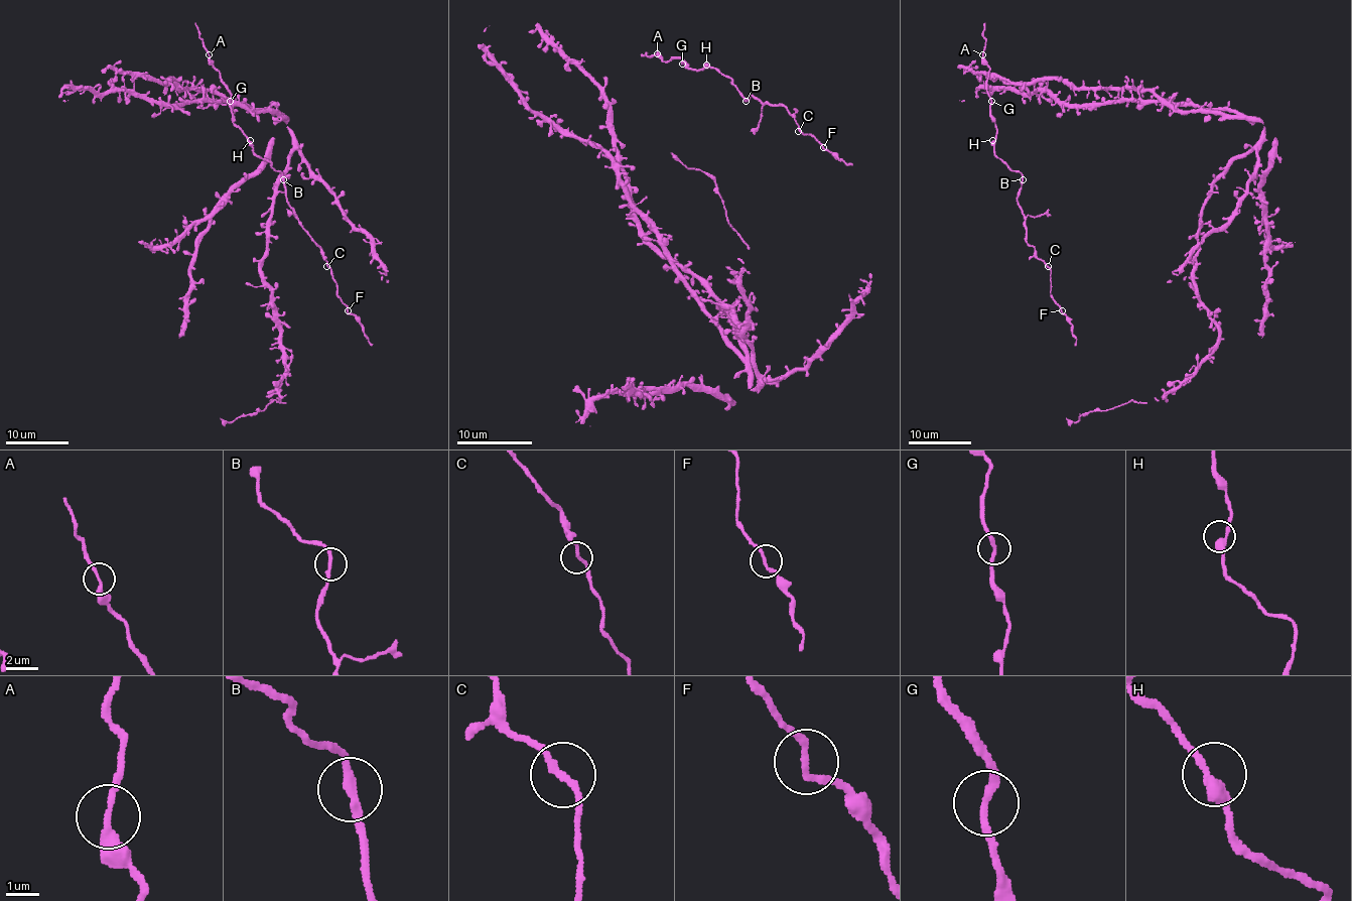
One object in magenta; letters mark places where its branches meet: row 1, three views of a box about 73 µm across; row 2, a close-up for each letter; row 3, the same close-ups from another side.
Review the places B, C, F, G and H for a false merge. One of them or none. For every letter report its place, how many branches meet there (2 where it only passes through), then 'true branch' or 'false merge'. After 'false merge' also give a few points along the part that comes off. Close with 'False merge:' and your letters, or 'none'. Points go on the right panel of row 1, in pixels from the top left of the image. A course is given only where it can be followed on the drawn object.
B: place (1023, 179); branches 2; true branch
C: place (1048, 266); branches 2; true branch
F: place (1062, 310); branches 2; true branch
G: place (991, 101); branches 2; true branch
H: place (992, 140); branches 2; true branch
False merge: none

